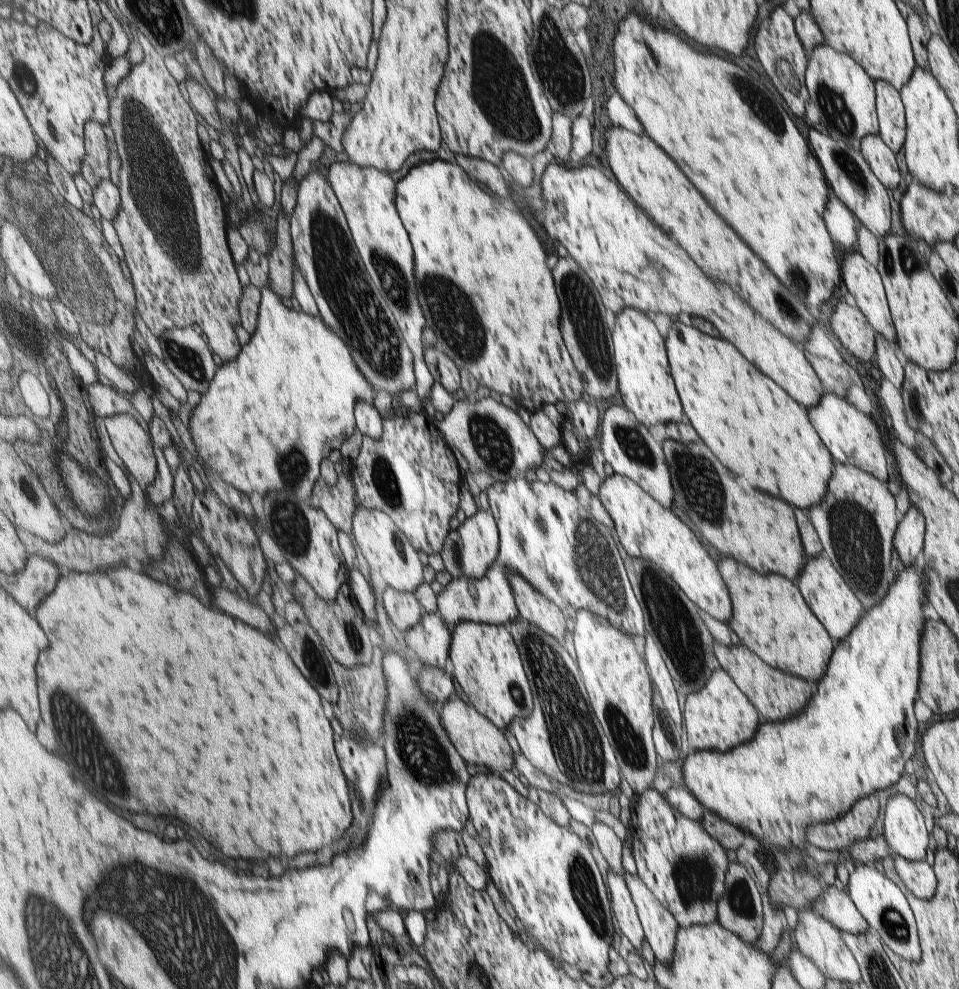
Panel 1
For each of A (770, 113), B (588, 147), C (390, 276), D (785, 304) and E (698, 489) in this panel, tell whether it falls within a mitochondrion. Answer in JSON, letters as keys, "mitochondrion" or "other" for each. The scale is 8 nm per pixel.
{"A":"mitochondrion","B":"other","C":"mitochondrion","D":"mitochondrion","E":"mitochondrion"}

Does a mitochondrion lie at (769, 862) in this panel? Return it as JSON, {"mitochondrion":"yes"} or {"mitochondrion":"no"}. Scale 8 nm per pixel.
{"mitochondrion":"yes"}

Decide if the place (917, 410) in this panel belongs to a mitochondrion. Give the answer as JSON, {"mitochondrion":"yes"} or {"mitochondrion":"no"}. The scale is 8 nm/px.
{"mitochondrion":"yes"}

